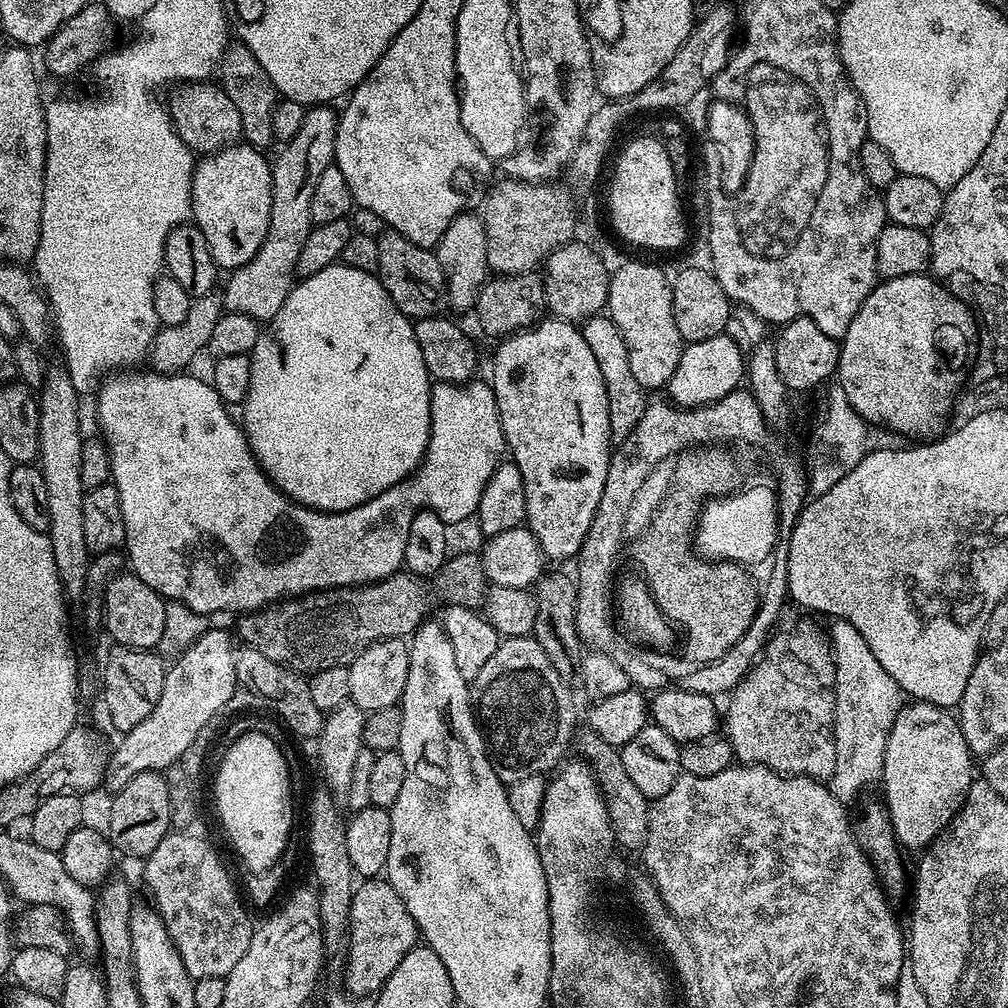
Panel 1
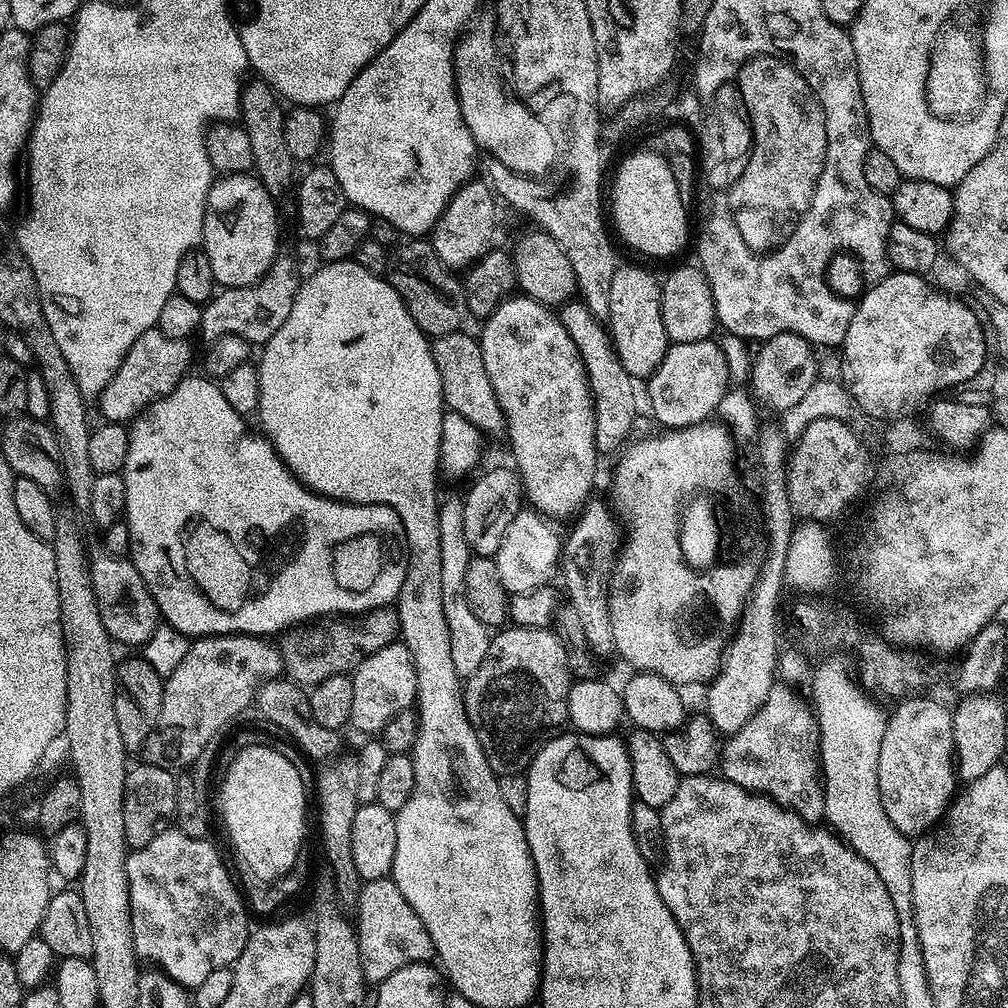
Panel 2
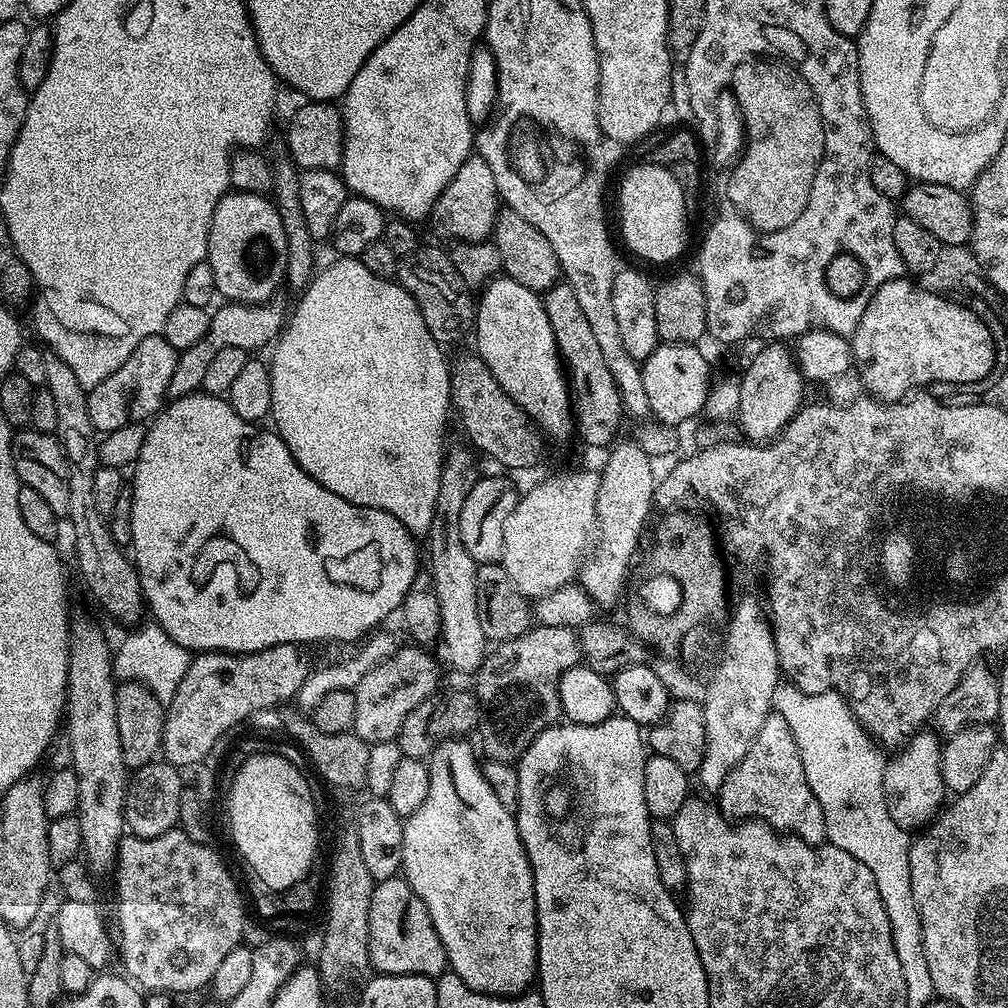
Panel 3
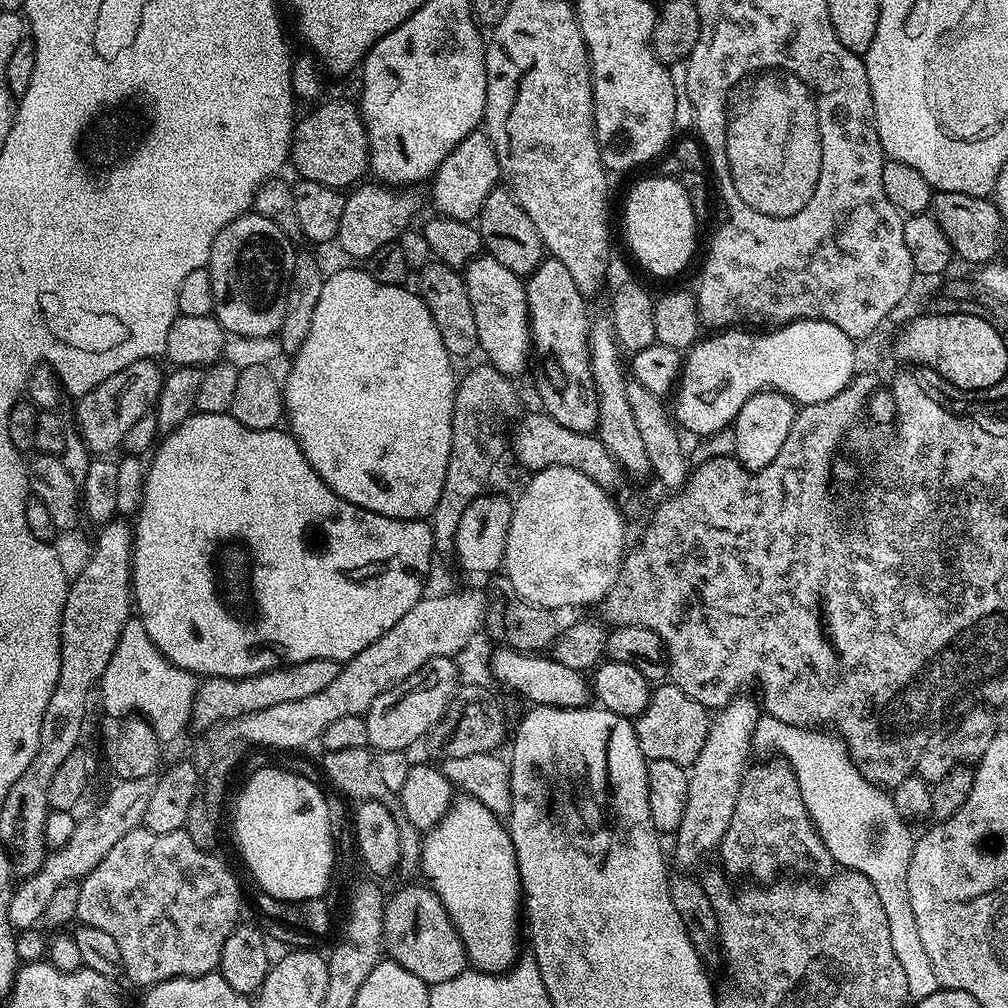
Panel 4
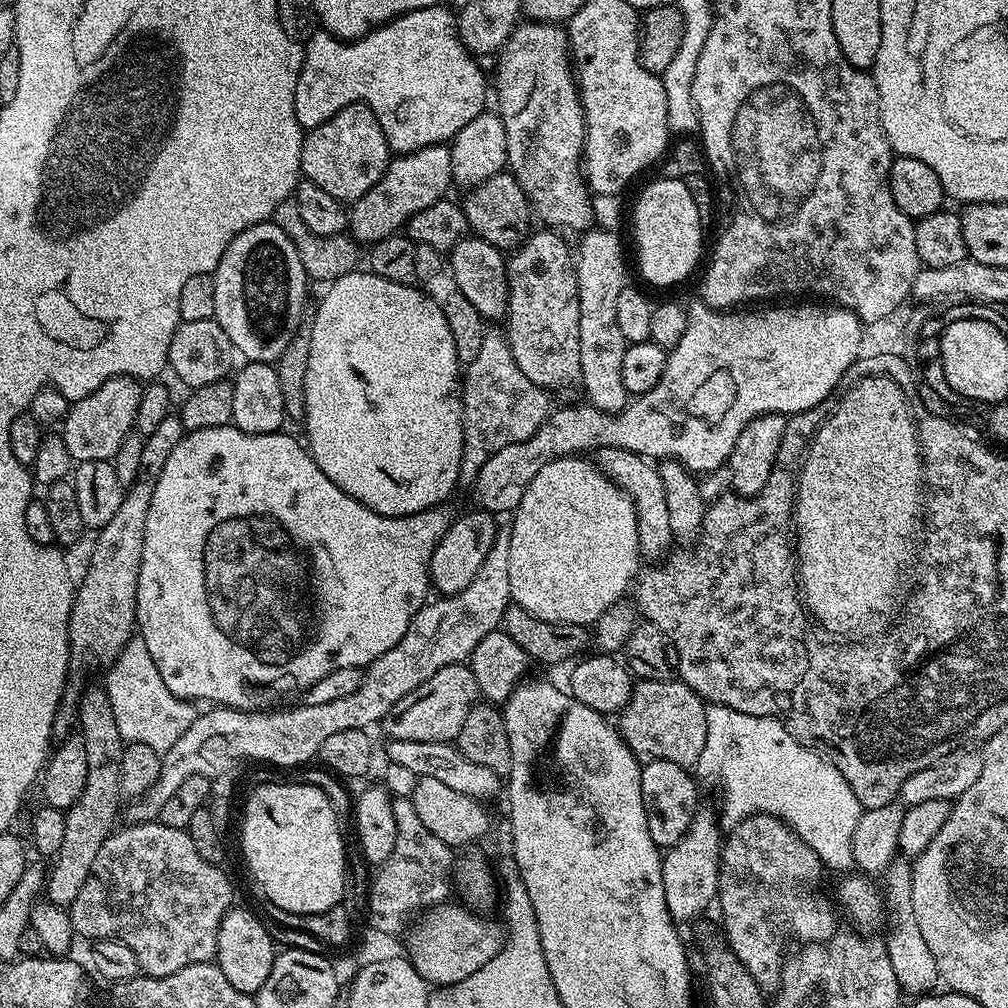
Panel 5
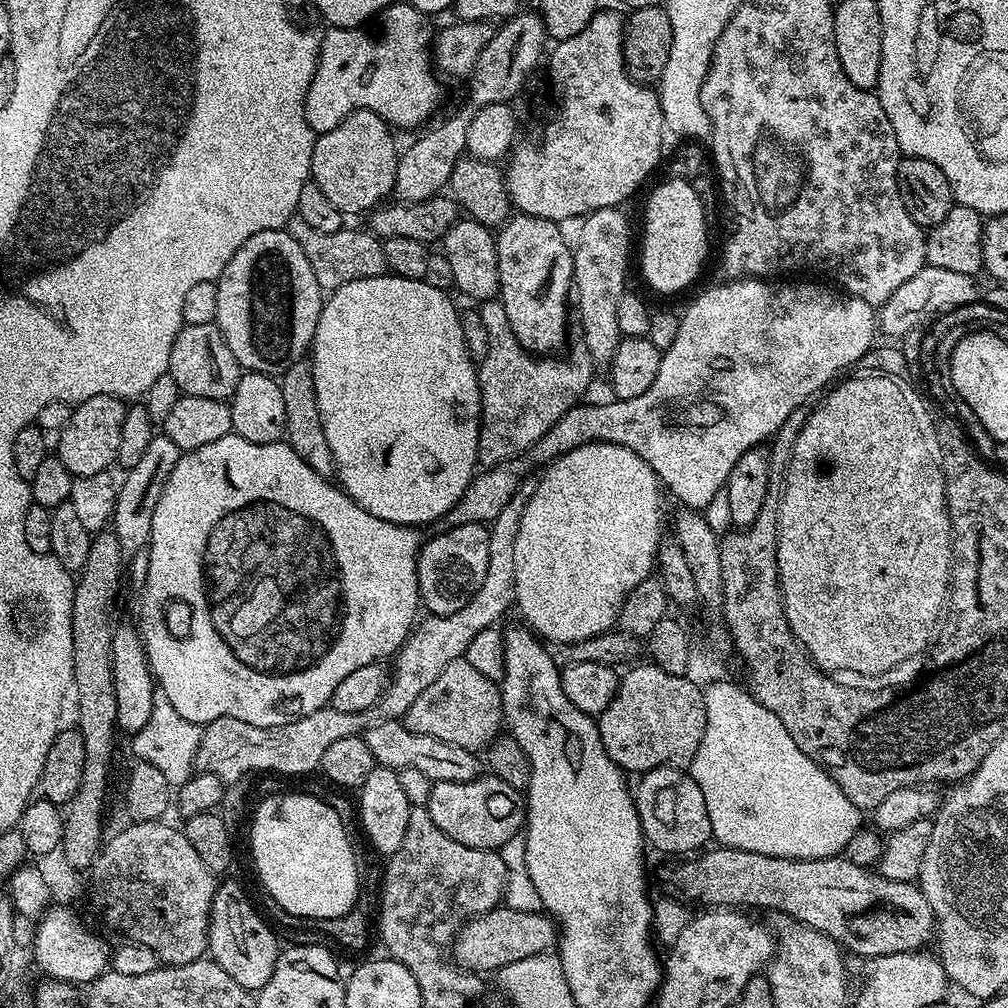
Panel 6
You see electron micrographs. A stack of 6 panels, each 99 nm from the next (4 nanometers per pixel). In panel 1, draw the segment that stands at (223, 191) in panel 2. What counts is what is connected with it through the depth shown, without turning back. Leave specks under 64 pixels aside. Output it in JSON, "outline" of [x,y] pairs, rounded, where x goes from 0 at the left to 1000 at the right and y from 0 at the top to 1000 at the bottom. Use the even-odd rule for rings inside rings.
{"outline":[[[235,141],[193,160],[189,217],[200,228],[215,267],[244,264],[264,236],[270,203],[270,164],[262,155],[261,150]]]}

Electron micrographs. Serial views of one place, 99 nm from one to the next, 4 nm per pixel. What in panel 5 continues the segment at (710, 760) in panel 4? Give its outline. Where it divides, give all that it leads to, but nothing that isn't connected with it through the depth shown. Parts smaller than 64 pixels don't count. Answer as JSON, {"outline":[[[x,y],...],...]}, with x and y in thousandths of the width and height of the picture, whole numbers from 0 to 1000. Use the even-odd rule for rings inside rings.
{"outline":[[[691,803],[682,820],[681,827],[667,840],[662,842],[656,853],[657,877],[661,888],[662,902],[668,914],[685,913],[696,906],[713,888],[714,842],[716,840],[716,821],[706,803]]]}

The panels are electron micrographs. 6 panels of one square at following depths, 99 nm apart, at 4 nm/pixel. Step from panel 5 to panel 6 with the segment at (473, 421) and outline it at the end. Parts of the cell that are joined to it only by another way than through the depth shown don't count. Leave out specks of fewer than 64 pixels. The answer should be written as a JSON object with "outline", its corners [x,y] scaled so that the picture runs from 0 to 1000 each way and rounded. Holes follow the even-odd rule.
{"outline":[[[495,297],[479,299],[474,309],[478,319],[482,323],[482,331],[486,331],[486,347],[482,355],[475,358],[474,372],[476,374],[476,434],[474,435],[473,461],[483,466],[491,464],[493,460],[503,456],[513,455],[517,450],[523,449],[529,444],[558,415],[562,407],[565,407],[570,401],[580,396],[579,388],[587,381],[587,368],[589,362],[583,345],[577,339],[571,339],[567,346],[564,344],[559,350],[560,357],[556,355],[533,355],[510,335],[510,327],[506,327],[506,315],[502,315],[502,308]]]}

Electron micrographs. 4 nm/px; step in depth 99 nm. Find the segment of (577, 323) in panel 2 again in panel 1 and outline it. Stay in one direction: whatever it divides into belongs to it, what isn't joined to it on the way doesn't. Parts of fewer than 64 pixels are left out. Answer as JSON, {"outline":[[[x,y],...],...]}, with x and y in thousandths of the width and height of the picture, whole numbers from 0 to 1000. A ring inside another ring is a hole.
{"outline":[[[602,312],[587,313],[578,319],[577,328],[581,335],[581,343],[585,343],[585,348],[593,358],[593,367],[597,367],[597,379],[601,379],[606,439],[612,442],[629,430],[630,423],[636,418],[639,405],[642,404],[645,397],[644,394],[639,394],[642,393],[640,385],[625,368],[625,355],[621,351],[621,339],[617,339],[617,331],[613,327],[613,323],[609,323],[607,314]]]}

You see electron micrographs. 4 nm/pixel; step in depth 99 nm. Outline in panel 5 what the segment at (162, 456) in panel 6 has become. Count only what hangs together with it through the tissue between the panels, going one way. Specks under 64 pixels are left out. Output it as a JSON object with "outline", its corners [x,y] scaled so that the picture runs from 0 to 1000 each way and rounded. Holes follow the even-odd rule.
{"outline":[[[168,411],[153,431],[143,434],[141,455],[137,458],[137,474],[123,486],[121,499],[113,514],[105,518],[95,529],[95,541],[91,544],[91,553],[87,556],[87,564],[83,567],[83,576],[78,576],[71,592],[71,604],[67,610],[67,661],[72,668],[87,667],[90,663],[106,664],[117,653],[119,646],[133,631],[135,618],[135,594],[137,593],[137,569],[141,562],[141,542],[145,534],[145,513],[149,511],[149,497],[153,495],[153,482],[157,482],[157,474],[161,474],[161,465],[165,462],[165,454],[177,442],[177,438],[185,432],[183,420],[178,412]]]}

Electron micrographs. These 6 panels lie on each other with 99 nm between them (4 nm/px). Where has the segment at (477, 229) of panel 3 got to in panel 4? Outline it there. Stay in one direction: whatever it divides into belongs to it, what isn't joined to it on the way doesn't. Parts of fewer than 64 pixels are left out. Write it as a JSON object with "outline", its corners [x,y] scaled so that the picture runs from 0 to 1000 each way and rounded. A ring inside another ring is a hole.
{"outline":[[[478,129],[462,133],[446,153],[433,167],[428,176],[429,202],[438,214],[454,216],[461,220],[473,217],[482,196],[497,182],[494,153],[490,153],[490,141]]]}

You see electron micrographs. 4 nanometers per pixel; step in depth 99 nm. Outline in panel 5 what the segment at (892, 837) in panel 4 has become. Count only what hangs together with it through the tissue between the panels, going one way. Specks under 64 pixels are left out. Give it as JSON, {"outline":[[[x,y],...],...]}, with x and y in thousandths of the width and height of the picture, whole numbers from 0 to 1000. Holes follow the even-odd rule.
{"outline":[[[702,698],[700,740],[688,766],[695,775],[710,770],[714,777],[712,813],[719,822],[751,807],[771,810],[812,847],[818,862],[837,867],[846,860],[844,833],[855,807],[847,784],[822,754],[793,738],[771,714]],[[889,851],[885,854],[883,868],[885,873],[875,877],[875,888],[880,904],[885,909],[885,922],[879,928],[883,955],[887,958],[887,966],[891,970],[894,981],[898,985],[921,986],[930,979],[933,972],[931,954],[927,954],[927,946],[923,946],[923,938],[915,932],[915,923],[911,923],[911,915],[907,911],[907,879],[905,878],[905,857],[900,852]]]}

